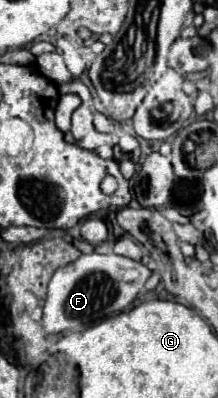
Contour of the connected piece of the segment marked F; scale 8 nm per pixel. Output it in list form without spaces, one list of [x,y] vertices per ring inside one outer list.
[[[81,255],[77,261],[59,267],[51,277],[43,305],[43,329],[51,335],[63,331],[83,331],[131,305],[149,277],[151,271],[143,263],[123,255]]]

